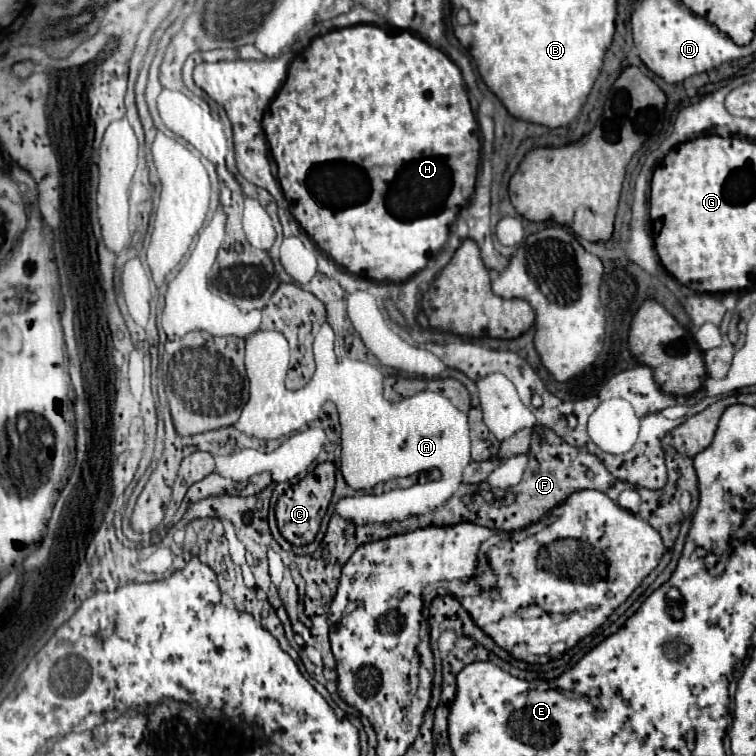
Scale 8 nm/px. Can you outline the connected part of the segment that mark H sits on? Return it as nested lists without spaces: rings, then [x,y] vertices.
[[[357,24],[341,30],[331,30],[323,36],[311,40],[309,48],[295,56],[289,76],[269,106],[269,114],[265,118],[265,134],[271,146],[273,160],[277,164],[277,176],[285,198],[289,202],[289,210],[299,222],[299,226],[317,242],[317,246],[329,254],[339,266],[349,270],[351,274],[359,274],[363,278],[371,278],[377,282],[405,282],[415,272],[427,266],[429,256],[437,254],[449,238],[449,228],[455,222],[459,210],[469,202],[475,186],[477,166],[479,166],[479,130],[477,120],[473,116],[461,70],[453,64],[449,56],[441,50],[429,46],[425,40],[411,32],[401,32],[393,28],[379,28],[373,24]]]

